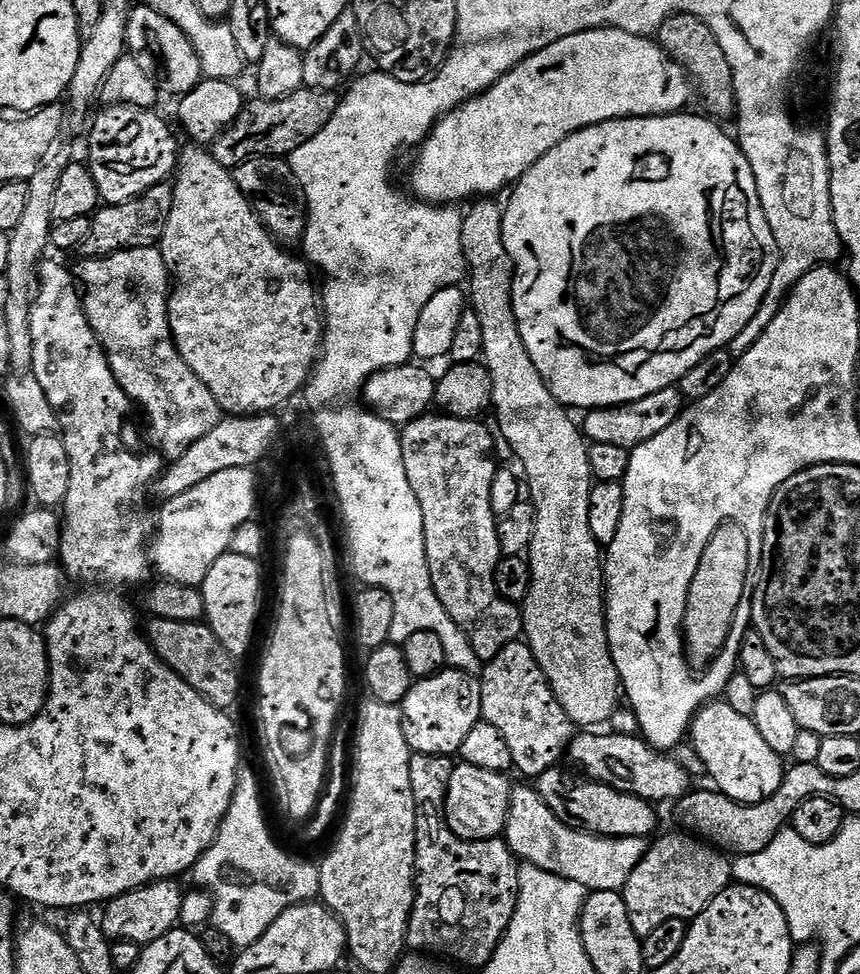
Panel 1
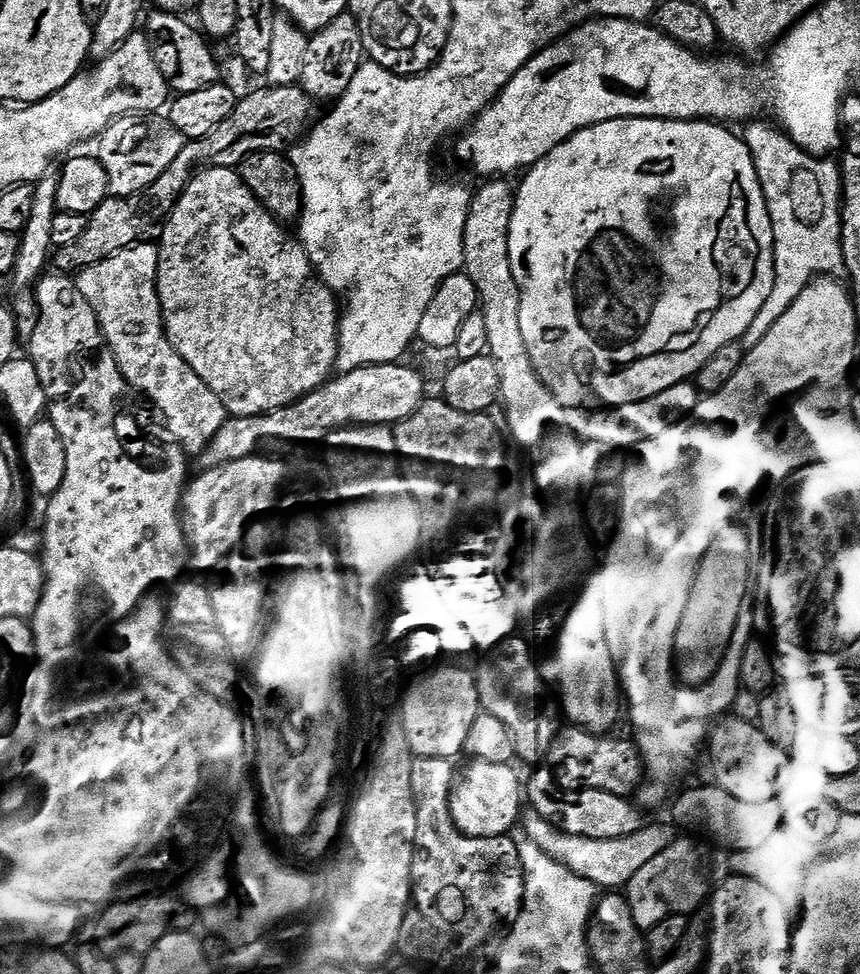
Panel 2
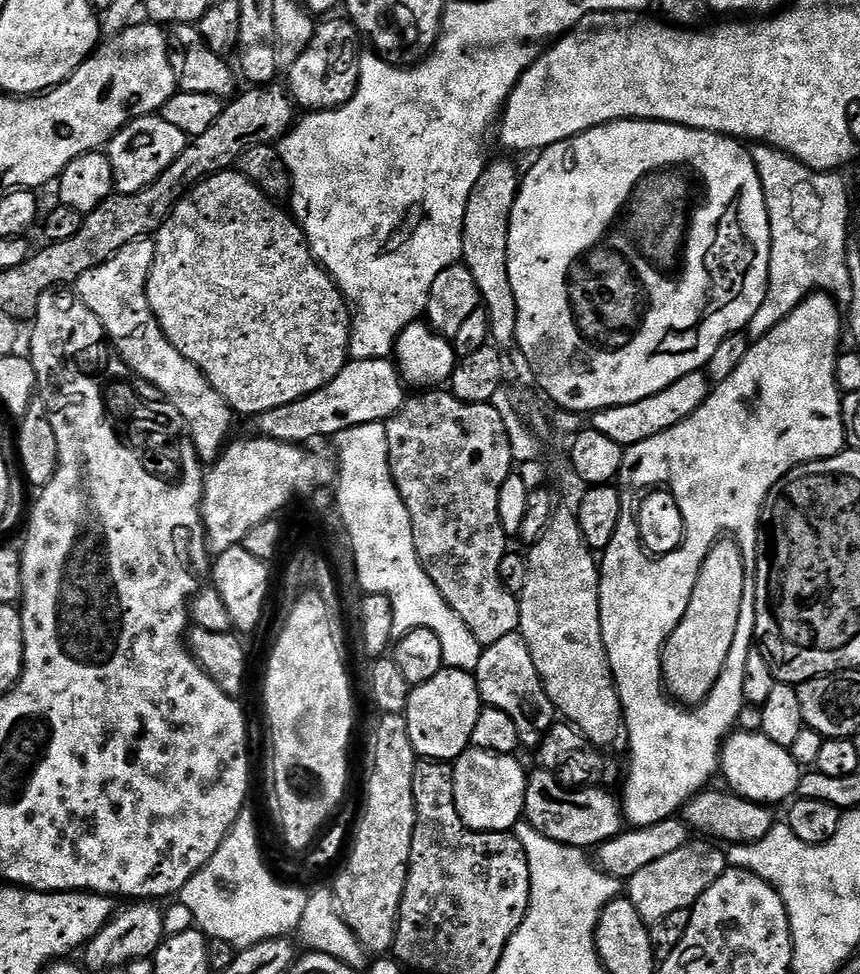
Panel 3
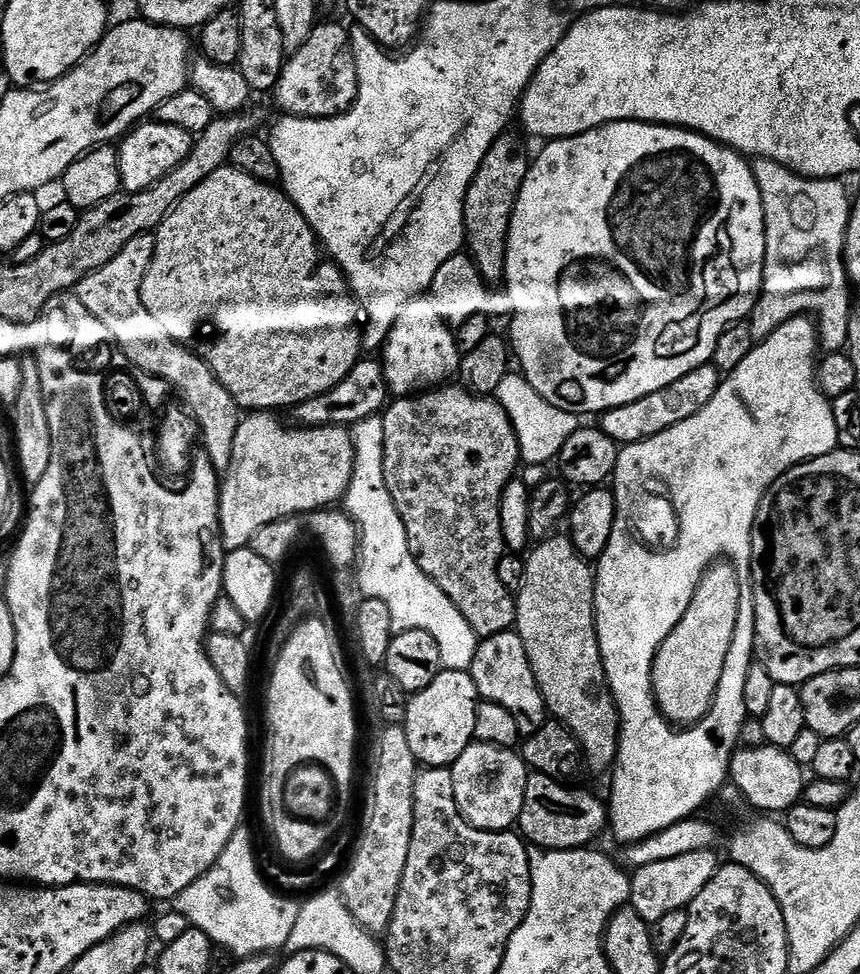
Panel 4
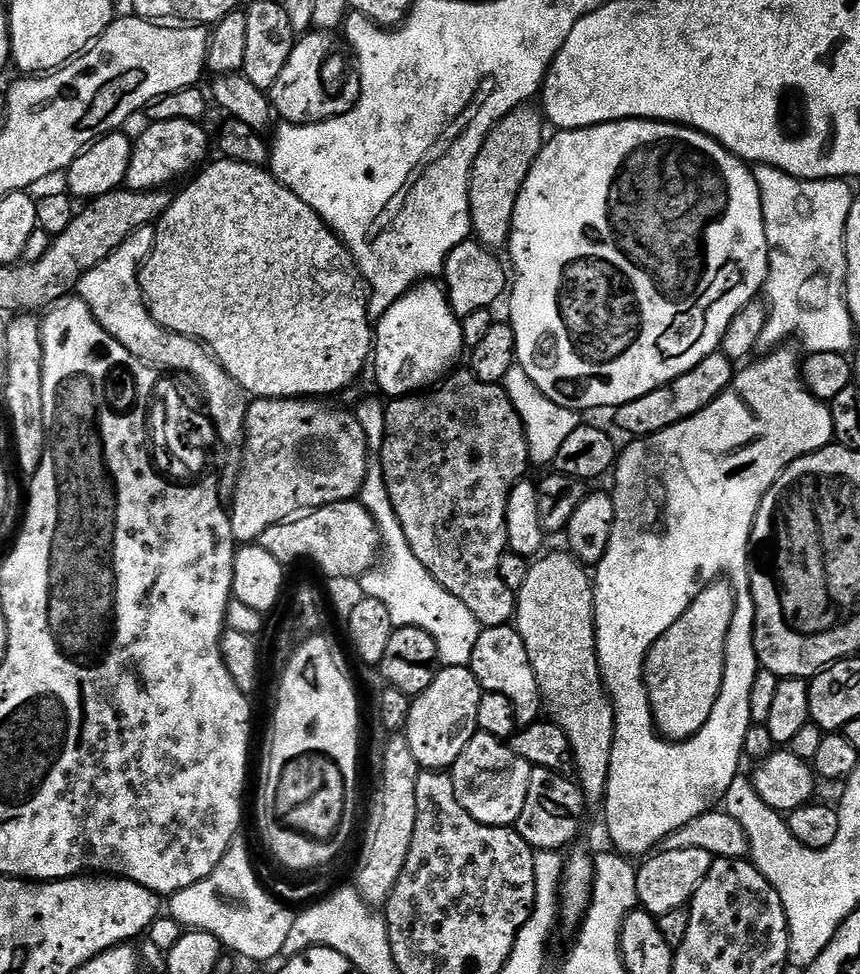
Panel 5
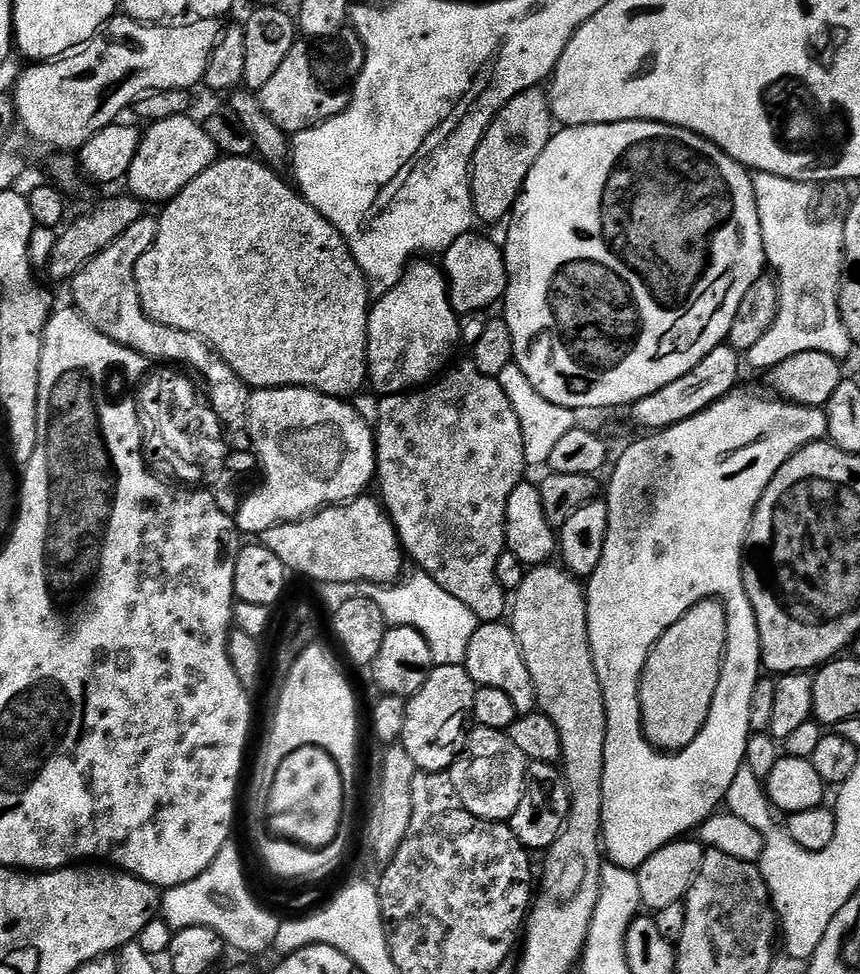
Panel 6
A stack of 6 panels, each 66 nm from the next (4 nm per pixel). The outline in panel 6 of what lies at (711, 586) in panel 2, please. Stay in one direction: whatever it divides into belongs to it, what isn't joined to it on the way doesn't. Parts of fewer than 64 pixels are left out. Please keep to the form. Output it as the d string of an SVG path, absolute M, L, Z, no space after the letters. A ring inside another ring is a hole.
M718 600L696 603L658 638L640 679L640 721L644 737L661 752L681 752L706 726L728 637L726 610Z

